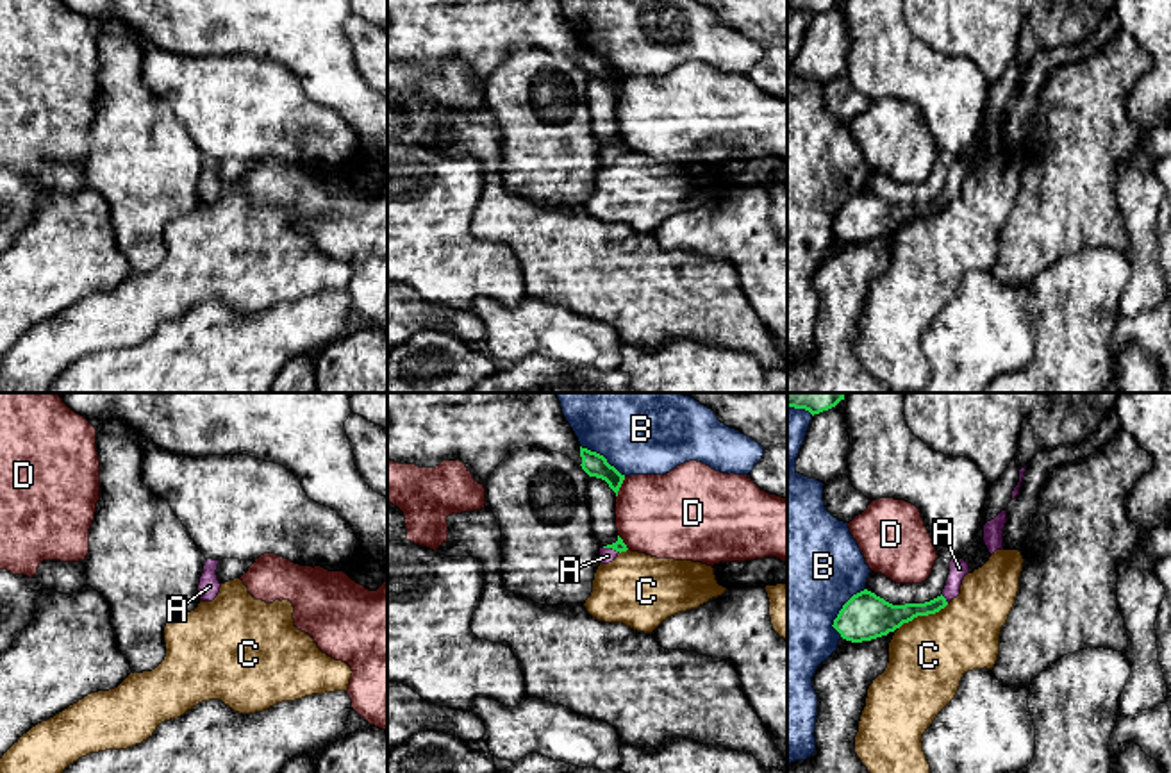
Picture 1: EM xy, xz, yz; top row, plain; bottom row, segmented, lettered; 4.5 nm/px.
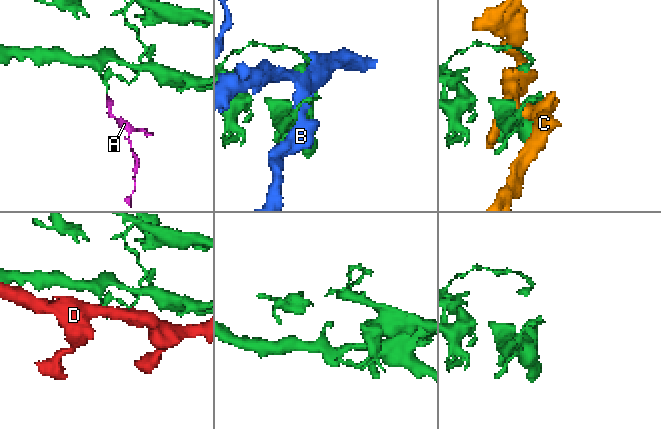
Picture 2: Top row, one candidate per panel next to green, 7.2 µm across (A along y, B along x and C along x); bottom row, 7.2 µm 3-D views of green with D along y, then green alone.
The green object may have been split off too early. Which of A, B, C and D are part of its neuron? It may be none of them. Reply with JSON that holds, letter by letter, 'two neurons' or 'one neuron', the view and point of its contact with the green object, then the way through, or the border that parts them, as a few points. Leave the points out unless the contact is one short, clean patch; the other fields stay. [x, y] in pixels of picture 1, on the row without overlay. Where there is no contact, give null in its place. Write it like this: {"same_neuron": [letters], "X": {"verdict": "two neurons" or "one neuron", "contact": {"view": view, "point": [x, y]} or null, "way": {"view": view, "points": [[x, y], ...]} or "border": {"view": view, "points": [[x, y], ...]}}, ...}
{"same_neuron": ["A"], "A": {"verdict": "one neuron", "contact": {"view": "yz", "point": [945, 199]}, "way": {"view": "yz", "points": [[893, 216], [932, 207], [945, 199], [959, 168]]}}, "B": {"verdict": "two neurons", "contact": {"view": "yz", "point": [839, 211]}}, "C": {"verdict": "two neurons", "contact": {"view": "yz", "point": [923, 215]}}, "D": {"verdict": "two neurons", "contact": {"view": "xz", "point": [620, 86]}}}

